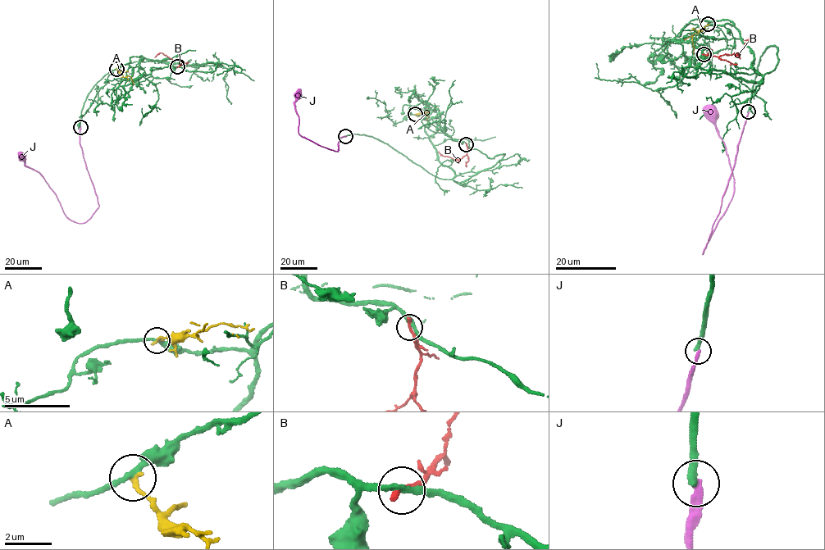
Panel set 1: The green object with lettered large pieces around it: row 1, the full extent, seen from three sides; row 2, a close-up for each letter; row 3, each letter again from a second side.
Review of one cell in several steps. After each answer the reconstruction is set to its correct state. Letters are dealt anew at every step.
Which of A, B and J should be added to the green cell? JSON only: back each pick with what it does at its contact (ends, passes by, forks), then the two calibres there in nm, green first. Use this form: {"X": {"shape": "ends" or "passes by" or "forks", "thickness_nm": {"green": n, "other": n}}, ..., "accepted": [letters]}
{"accepted": []}

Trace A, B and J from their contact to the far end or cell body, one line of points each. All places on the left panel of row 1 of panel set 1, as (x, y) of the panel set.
A: (116, 69), (124, 77), (131, 78), (133, 84)
B: (177, 66), (183, 63), (180, 60), (172, 60), (160, 52), (155, 57)
J: (80, 127), (79, 145), (98, 206), (84, 223), (69, 220), (42, 174), (25, 165), (19, 153)

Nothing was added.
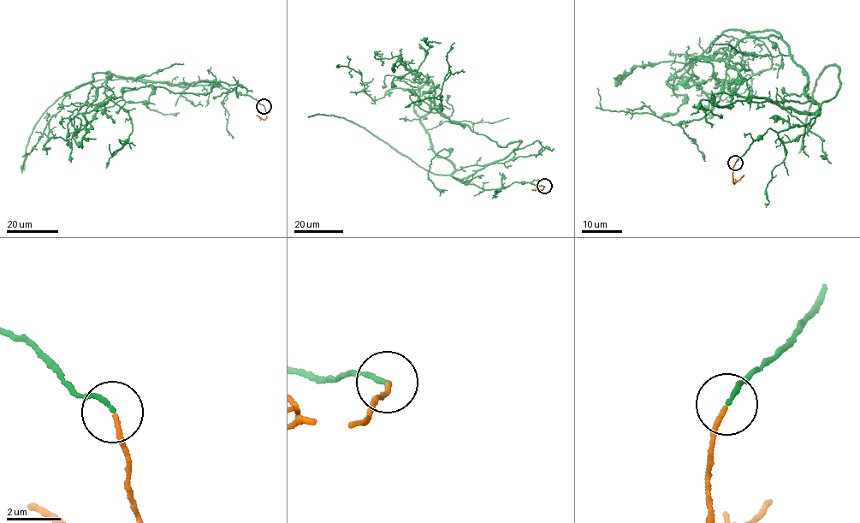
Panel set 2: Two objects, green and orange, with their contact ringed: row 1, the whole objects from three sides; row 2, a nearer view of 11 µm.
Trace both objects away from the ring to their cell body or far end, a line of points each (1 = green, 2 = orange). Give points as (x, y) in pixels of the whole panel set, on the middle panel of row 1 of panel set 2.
1: (544, 186), (479, 187), (456, 179), (451, 163), (434, 153), (421, 118), (430, 96), (441, 109), (454, 42)
2: (544, 186), (542, 189), (531, 189)

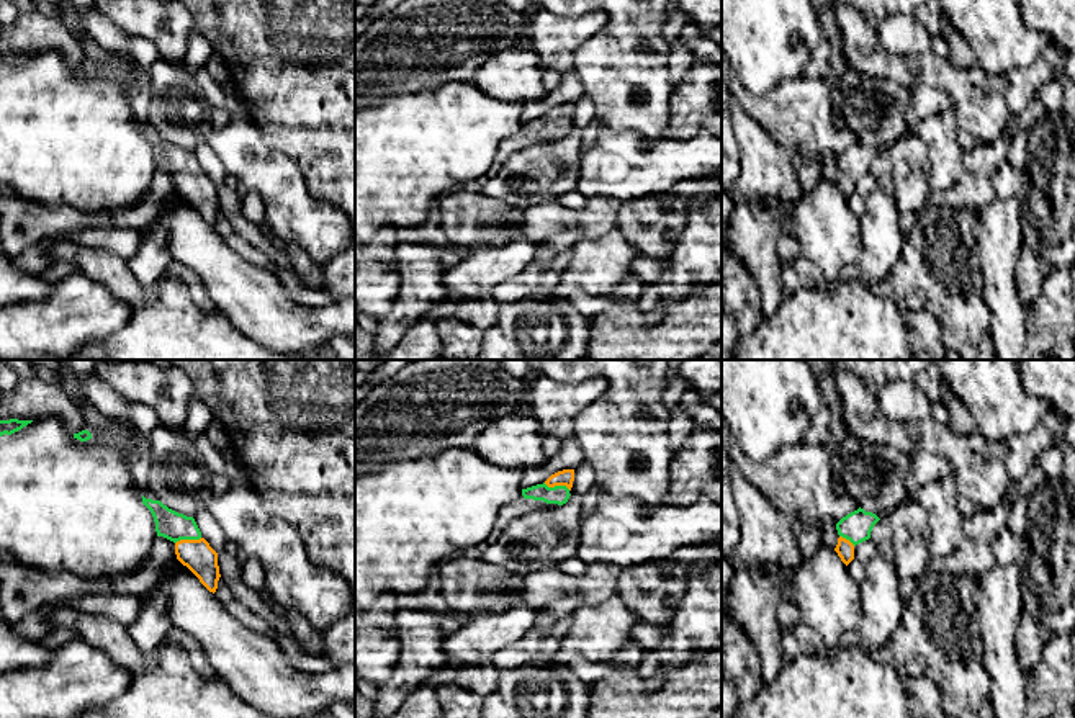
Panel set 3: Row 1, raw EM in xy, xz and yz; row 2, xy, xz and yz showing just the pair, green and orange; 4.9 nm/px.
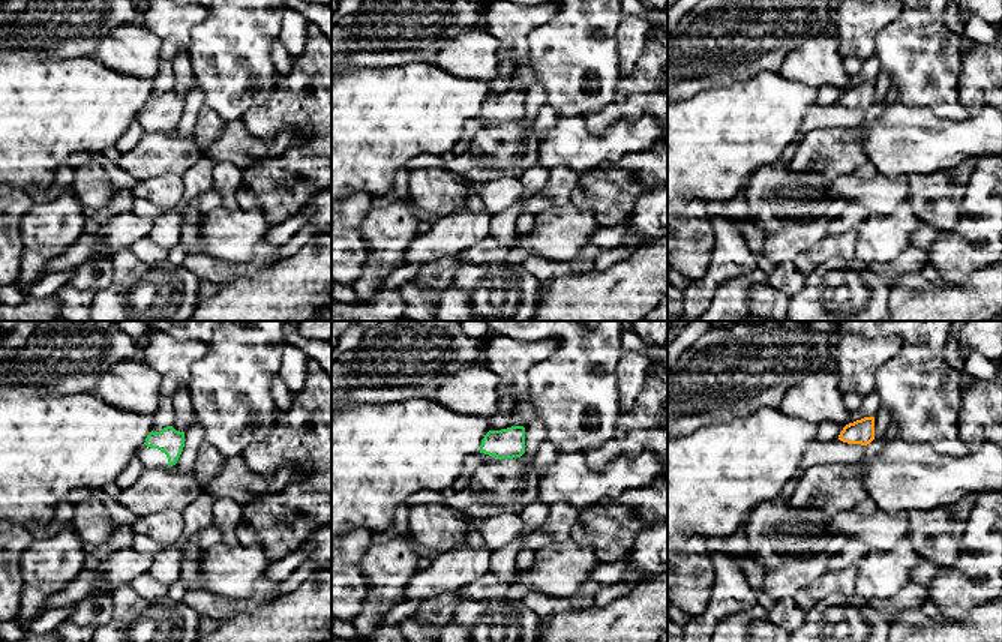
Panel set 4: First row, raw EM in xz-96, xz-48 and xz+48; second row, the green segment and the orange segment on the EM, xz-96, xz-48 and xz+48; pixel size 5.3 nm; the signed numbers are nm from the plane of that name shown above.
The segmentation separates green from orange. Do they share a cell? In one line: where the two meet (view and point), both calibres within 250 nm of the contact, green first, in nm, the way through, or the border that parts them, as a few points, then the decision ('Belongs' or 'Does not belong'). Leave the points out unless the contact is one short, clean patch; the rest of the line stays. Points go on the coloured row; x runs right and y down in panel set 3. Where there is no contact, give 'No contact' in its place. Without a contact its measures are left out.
Touches green at xy (187, 538). Thickness 140 nm (green) against 160 nm. Path across: xy (169, 524), (187, 538), (188, 547), (197, 555). Belongs

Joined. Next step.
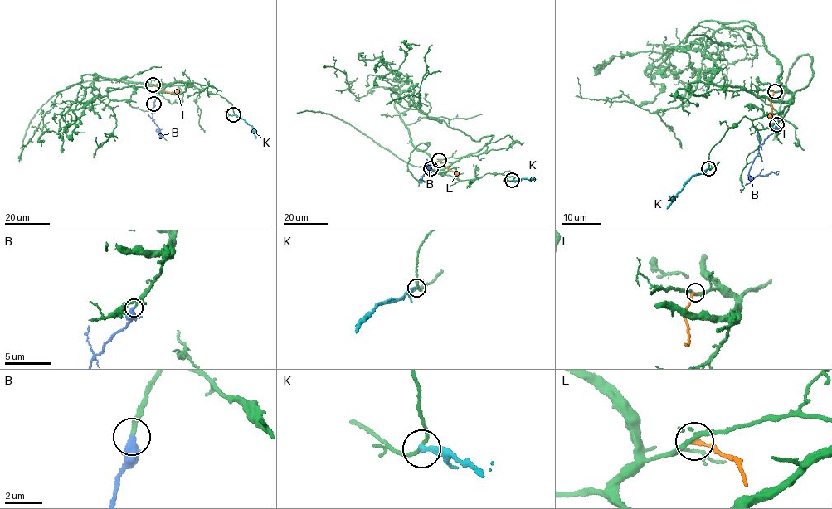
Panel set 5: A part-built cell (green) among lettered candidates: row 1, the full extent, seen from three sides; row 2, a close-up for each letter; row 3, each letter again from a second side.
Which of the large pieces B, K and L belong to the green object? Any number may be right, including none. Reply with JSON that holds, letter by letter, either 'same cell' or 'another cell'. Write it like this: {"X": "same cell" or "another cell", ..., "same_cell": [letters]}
{"B": "same cell", "K": "another cell", "L": "another cell", "same_cell": ["B"]}

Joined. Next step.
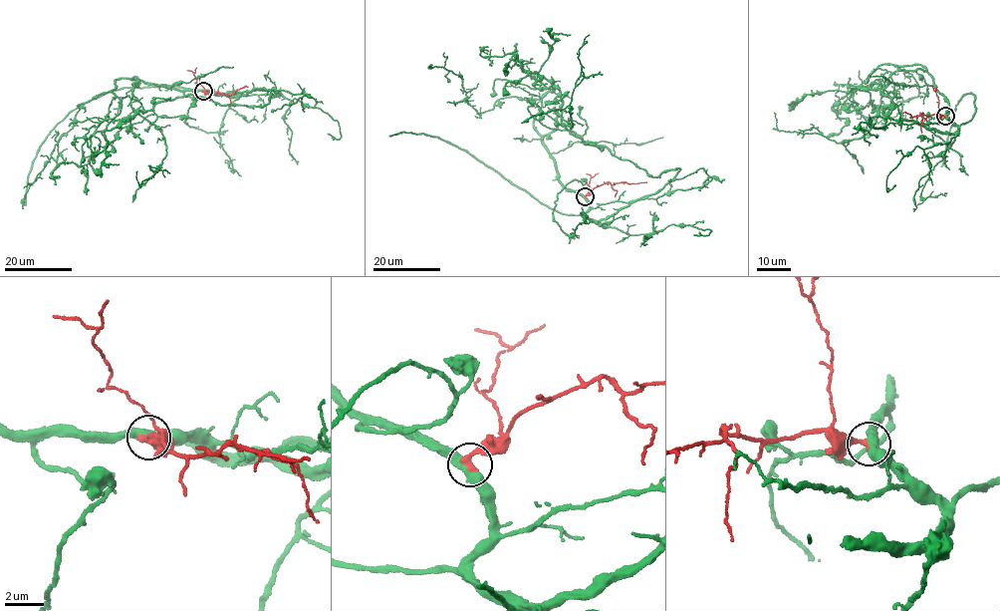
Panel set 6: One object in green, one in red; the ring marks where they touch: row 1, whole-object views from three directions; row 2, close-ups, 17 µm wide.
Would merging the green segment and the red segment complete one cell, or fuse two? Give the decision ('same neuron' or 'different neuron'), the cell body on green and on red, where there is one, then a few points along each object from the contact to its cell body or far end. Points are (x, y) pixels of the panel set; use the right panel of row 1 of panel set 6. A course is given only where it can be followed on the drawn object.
same neuron; soma green none; soma red none; course green (945, 116), (943, 95), (919, 69), (884, 81), (875, 123), (860, 138), (779, 130), (774, 112); course red (945, 116), (920, 113), (910, 118), (910, 114), (902, 113)

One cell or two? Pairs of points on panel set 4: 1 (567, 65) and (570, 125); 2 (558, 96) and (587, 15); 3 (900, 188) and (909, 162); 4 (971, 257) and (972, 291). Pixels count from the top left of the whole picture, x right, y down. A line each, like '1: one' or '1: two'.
1: two
2: one
3: two
4: two

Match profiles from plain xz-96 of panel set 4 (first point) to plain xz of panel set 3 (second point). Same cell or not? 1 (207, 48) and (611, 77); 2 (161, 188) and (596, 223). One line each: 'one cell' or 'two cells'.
1: one cell
2: one cell

